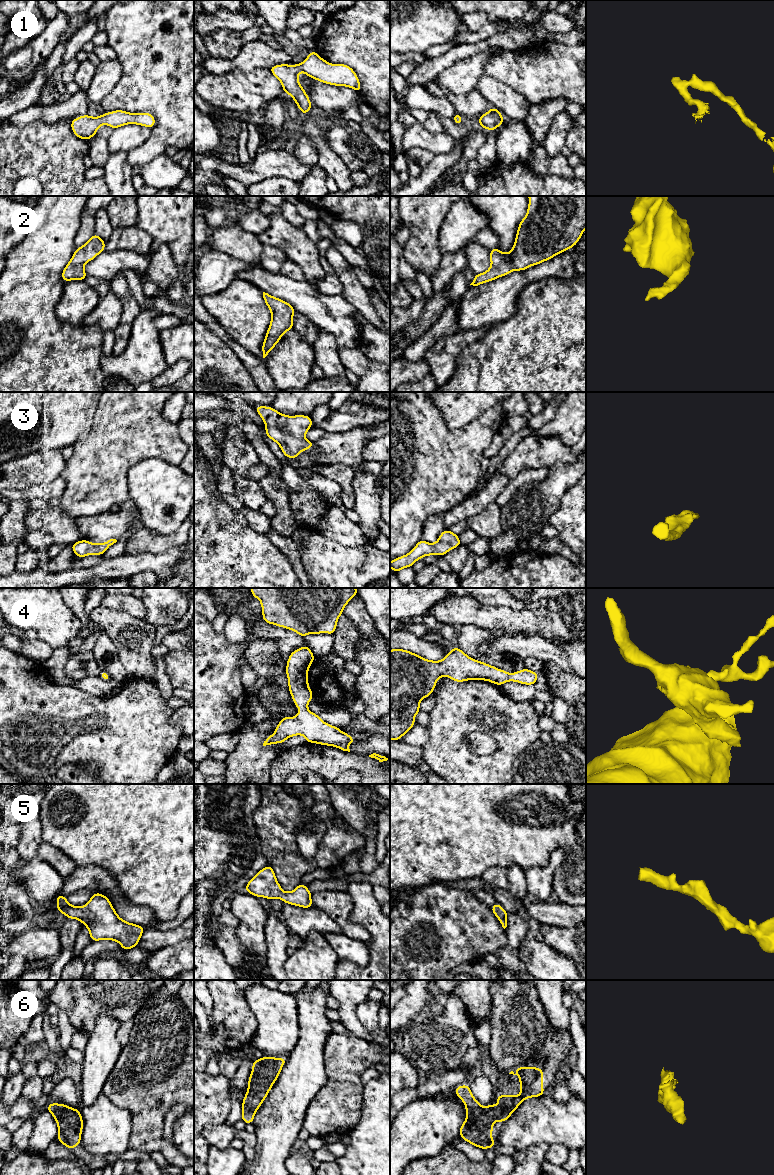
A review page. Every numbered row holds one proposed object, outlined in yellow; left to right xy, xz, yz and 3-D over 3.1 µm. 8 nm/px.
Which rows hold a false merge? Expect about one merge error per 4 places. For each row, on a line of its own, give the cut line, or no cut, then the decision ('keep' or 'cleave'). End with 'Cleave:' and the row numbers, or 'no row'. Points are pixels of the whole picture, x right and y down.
1: cut none; keep
2: cut none; keep
3: cut none; keep
4: cut none; keep
5: cut none; keep
6: cut none; keep
Cleave: no row

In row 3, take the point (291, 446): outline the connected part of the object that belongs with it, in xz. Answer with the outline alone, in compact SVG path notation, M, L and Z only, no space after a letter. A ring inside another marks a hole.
M256 406L255 410L266 424L267 437L280 446L287 458L296 459L299 453L314 446L304 437L313 424L310 416L287 416L271 406Z

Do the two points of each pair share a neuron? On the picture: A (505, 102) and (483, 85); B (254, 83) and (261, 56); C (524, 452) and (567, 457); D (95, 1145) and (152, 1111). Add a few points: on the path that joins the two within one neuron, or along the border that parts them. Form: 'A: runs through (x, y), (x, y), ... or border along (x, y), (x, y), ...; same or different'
A: runs through (500, 97), (488, 87); same
B: border along (234, 68), (242, 70), (268, 69); different
C: runs through (535, 452), (556, 452); same
D: border along (116, 1106), (125, 1108), (131, 1116), (127, 1147); different

